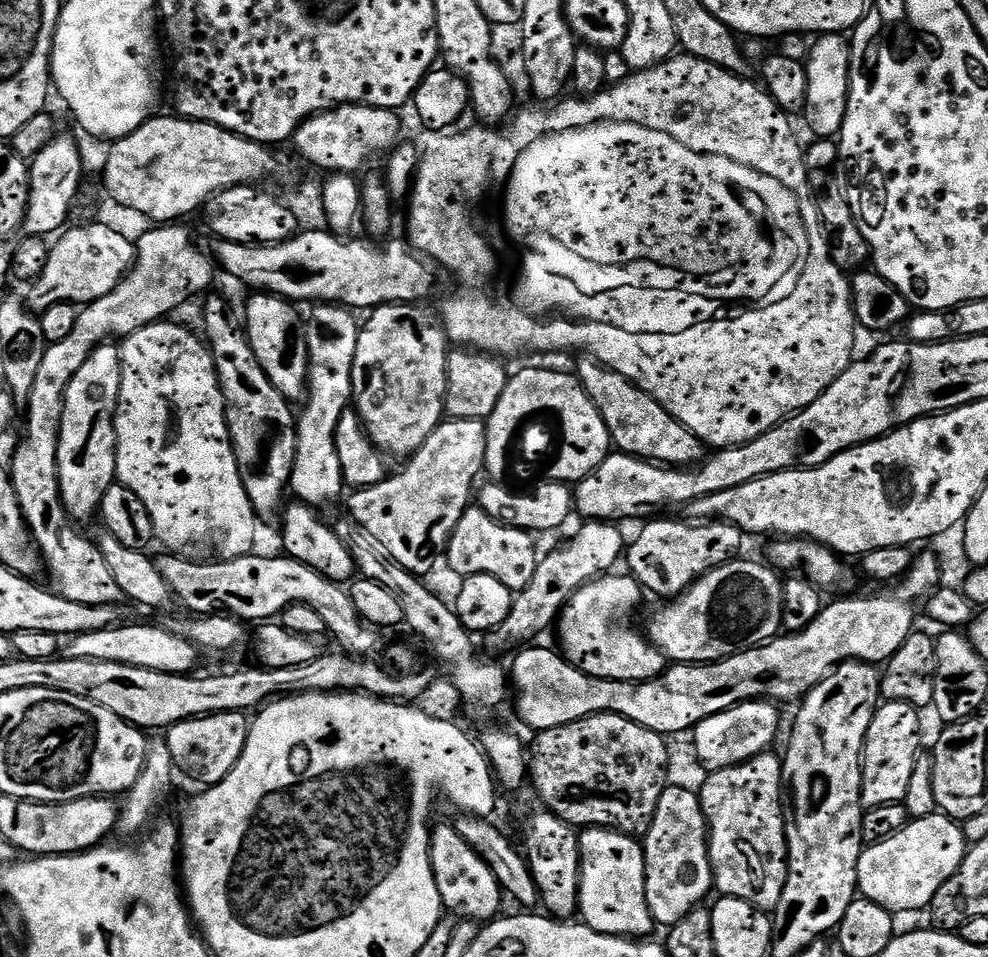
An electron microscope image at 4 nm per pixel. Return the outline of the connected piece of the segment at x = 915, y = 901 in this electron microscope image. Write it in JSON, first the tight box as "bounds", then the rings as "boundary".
{"bounds":[858,810,970,914],"boundary":[[[937,810],[926,818],[909,819],[907,826],[890,838],[867,845],[858,862],[859,895],[893,914],[927,909],[934,894],[938,894],[938,886],[960,869],[968,852],[970,844],[964,841],[960,828],[963,827],[952,817]]]}

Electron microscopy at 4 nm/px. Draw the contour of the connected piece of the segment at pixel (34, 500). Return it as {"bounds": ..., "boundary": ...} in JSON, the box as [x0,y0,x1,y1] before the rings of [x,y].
{"bounds":[10,222,218,606],"boundary":[[[168,222],[163,226],[152,226],[149,232],[135,237],[136,261],[132,269],[120,279],[114,290],[80,308],[74,330],[70,330],[66,338],[47,345],[31,387],[24,412],[24,437],[12,456],[10,475],[28,530],[46,565],[47,575],[52,575],[55,591],[70,602],[82,602],[86,606],[119,605],[125,597],[122,586],[118,586],[114,574],[110,574],[110,566],[106,566],[99,543],[95,539],[87,540],[76,529],[79,527],[68,515],[60,497],[56,459],[64,395],[68,383],[78,370],[82,370],[86,358],[90,358],[95,348],[116,338],[112,336],[123,338],[134,334],[142,326],[161,323],[191,296],[209,291],[207,288],[218,273],[217,265],[209,253],[208,257],[202,249],[196,248],[191,230],[180,227],[184,226]]]}

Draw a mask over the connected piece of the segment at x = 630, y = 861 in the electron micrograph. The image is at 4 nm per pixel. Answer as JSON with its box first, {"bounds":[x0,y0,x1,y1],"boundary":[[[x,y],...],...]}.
{"bounds":[578,828,654,938],"boundary":[[[585,828],[580,838],[580,906],[578,916],[607,936],[648,938],[654,921],[646,906],[644,845],[635,836],[610,828]]]}

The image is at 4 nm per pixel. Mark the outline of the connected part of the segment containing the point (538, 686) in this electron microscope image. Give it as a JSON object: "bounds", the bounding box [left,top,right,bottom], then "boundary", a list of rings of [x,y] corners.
{"bounds":[510,552,941,738],"boundary":[[[924,552],[915,557],[906,575],[895,585],[893,592],[884,592],[881,596],[856,596],[853,600],[836,600],[833,604],[825,603],[820,609],[818,618],[810,622],[800,632],[781,634],[775,640],[769,640],[758,648],[745,652],[736,652],[725,660],[713,660],[711,664],[677,664],[665,667],[661,676],[653,680],[607,680],[587,676],[582,670],[569,664],[559,651],[551,652],[548,648],[524,646],[515,653],[516,661],[510,668],[510,680],[514,685],[514,700],[520,703],[520,712],[528,719],[533,733],[545,732],[570,722],[578,722],[587,716],[597,716],[603,712],[613,712],[624,716],[630,722],[638,722],[638,726],[646,726],[659,732],[665,738],[672,738],[675,732],[695,729],[706,718],[724,712],[735,704],[744,704],[748,700],[780,700],[799,701],[808,695],[808,691],[818,686],[820,681],[836,667],[845,662],[863,662],[880,666],[887,662],[906,642],[908,635],[914,631],[912,624],[916,620],[916,612],[912,603],[921,596],[927,597],[941,583],[940,560],[932,552]]]}

